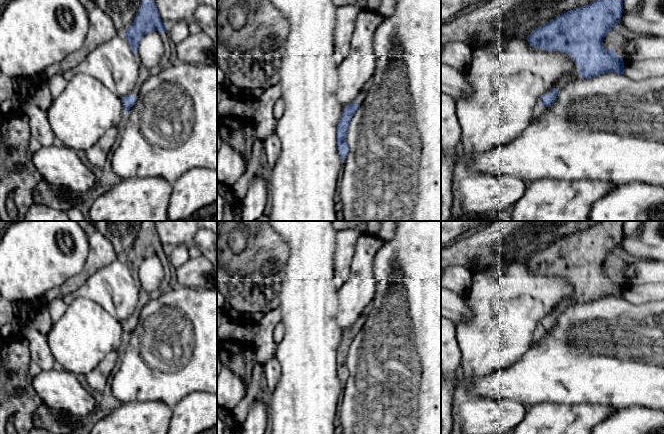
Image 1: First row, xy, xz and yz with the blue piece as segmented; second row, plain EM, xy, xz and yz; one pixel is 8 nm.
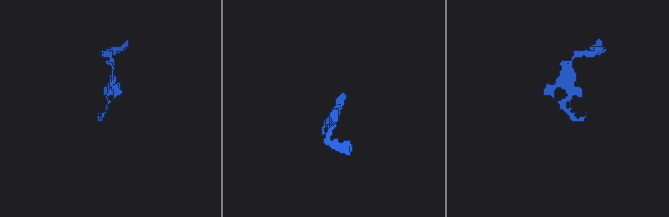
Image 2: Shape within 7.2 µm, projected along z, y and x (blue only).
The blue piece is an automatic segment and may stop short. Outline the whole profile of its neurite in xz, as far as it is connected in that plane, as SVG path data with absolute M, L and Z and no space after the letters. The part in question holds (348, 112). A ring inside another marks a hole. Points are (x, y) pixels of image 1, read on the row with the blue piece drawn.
M365 88L360 92L357 98L342 111L341 119L337 126L337 148L342 160L345 160L349 153L349 146L347 144L346 138L350 121L360 105L364 102L366 96L367 89Z

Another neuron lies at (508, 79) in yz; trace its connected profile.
M512 39L488 48L474 49L471 54L470 65L464 72L473 92L465 94L456 102L457 118L461 126L460 143L463 152L475 154L489 151L517 138L537 113L541 96L561 78L569 78L577 73L578 65L568 54L560 51L535 49L528 43L527 39Z

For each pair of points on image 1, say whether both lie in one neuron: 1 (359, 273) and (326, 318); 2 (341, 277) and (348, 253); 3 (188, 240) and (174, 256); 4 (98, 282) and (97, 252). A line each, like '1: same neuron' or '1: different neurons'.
1: different neurons
2: same neuron
3: different neurons
4: different neurons

